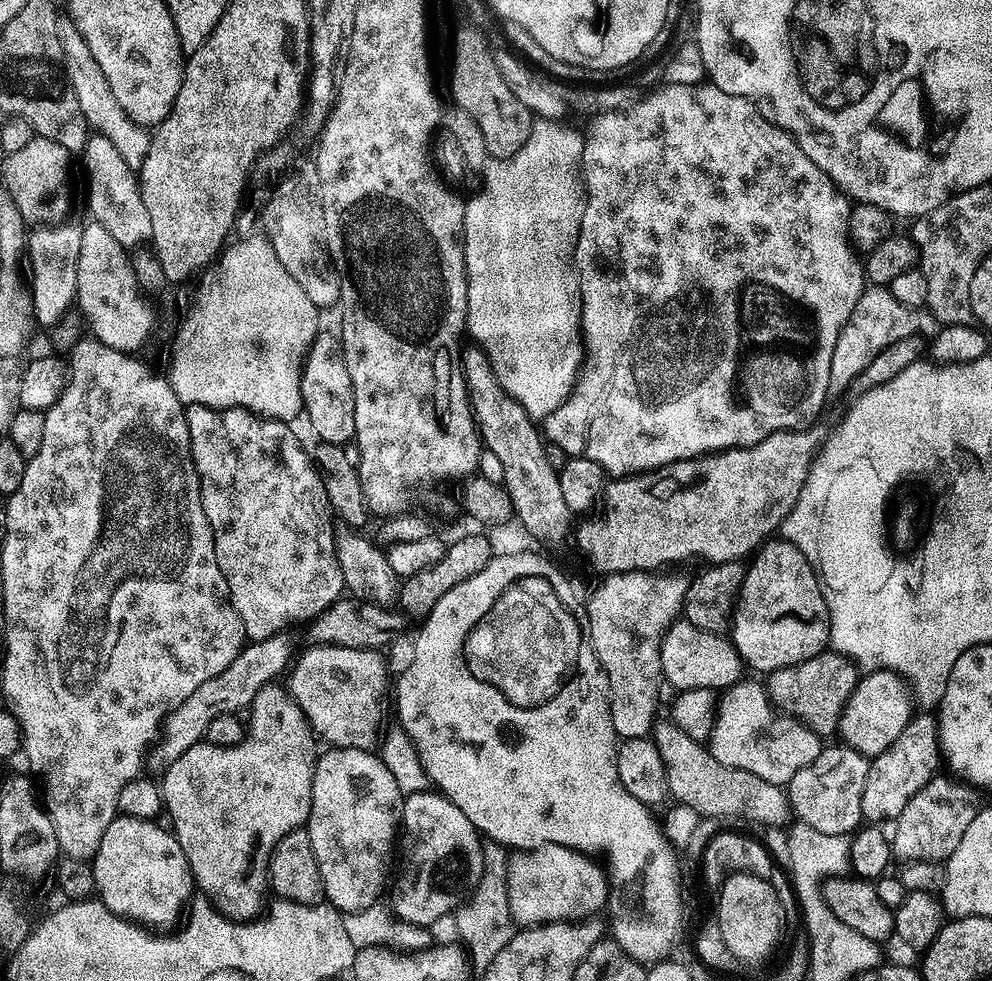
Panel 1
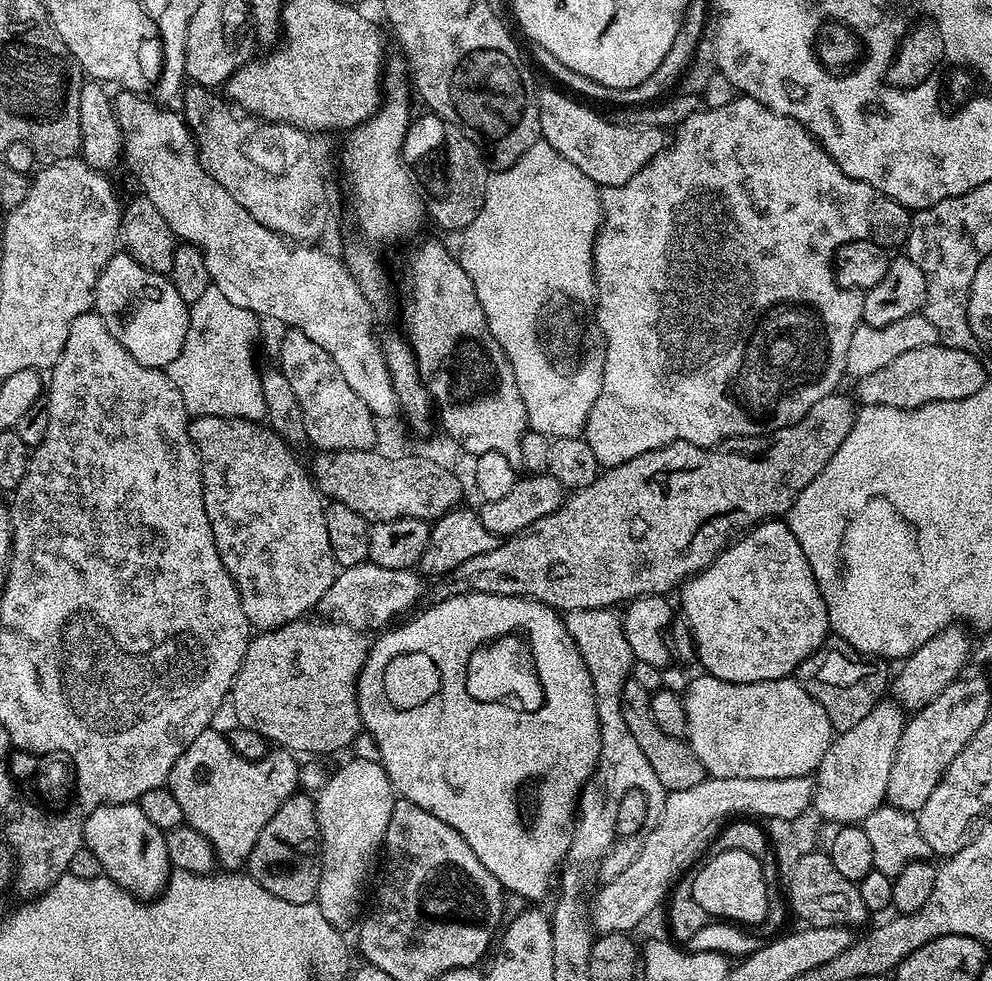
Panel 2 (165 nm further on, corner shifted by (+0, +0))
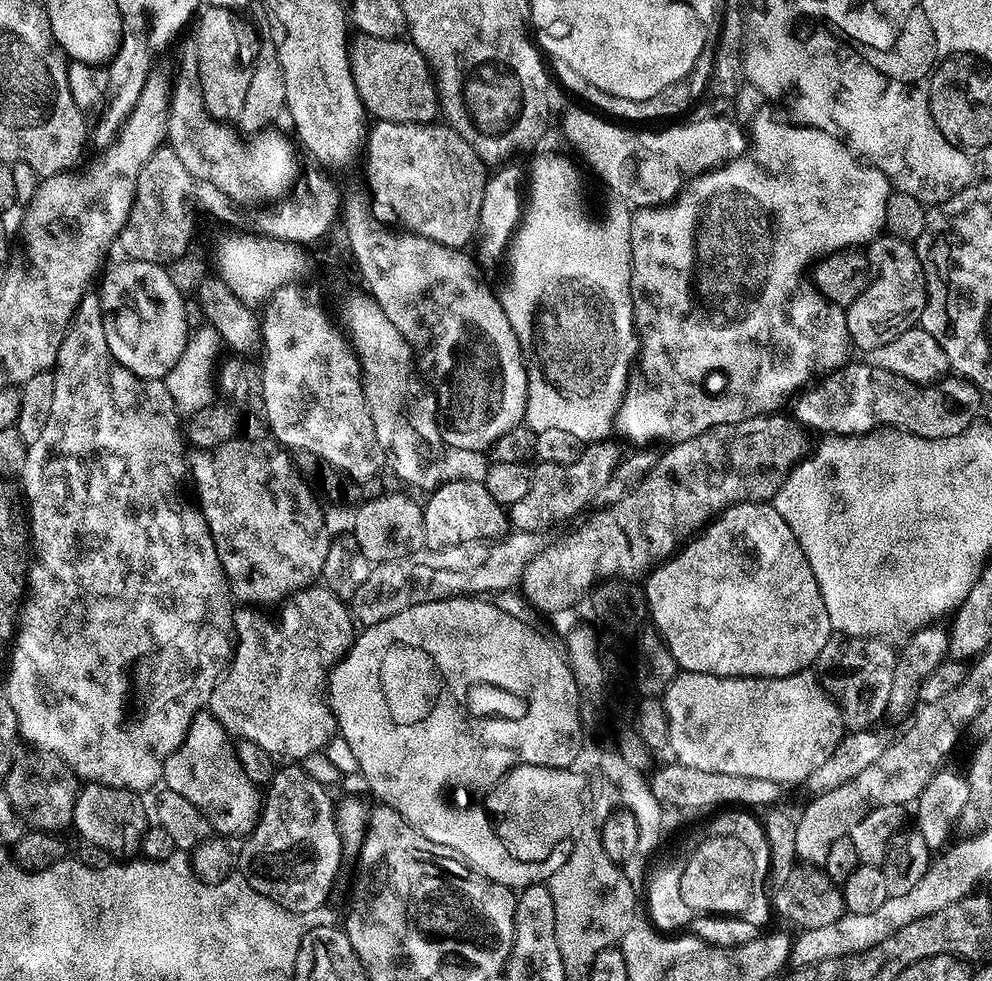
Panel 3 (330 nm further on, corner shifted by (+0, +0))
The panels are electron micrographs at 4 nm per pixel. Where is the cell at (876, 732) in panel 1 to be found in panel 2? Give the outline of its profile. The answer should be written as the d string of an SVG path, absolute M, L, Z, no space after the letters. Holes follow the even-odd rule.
M960 626L942 630L899 665L900 673L897 676L895 673L890 684L890 692L905 713L911 714L934 702L934 698L938 698L938 694L942 694L942 690L946 690L946 686L953 684L965 671L964 663L967 662L968 656L970 660L974 652L974 640L971 640L963 630L965 631Z

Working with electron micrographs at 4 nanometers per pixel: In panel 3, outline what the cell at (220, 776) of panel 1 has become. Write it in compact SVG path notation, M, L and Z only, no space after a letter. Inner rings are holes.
M207 710L196 713L182 742L166 758L162 784L165 789L182 794L191 805L196 806L208 819L211 831L224 838L247 837L260 814L261 789L243 773L233 741Z

